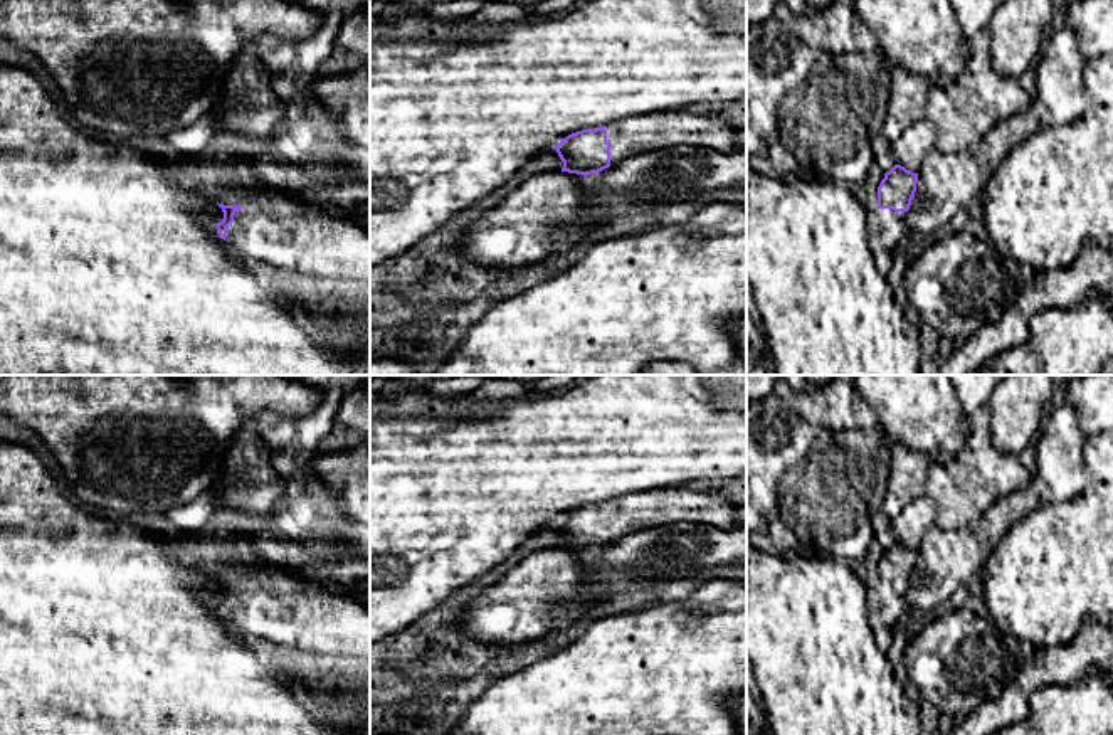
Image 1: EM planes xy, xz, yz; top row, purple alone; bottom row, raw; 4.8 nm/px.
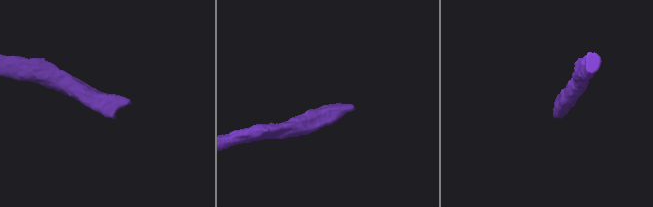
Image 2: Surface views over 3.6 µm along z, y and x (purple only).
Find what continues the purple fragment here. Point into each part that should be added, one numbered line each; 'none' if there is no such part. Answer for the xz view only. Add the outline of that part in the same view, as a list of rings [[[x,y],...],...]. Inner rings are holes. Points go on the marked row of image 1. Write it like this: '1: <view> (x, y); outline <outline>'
1: xz (629, 137); outline [[[715,108],[703,113],[674,109],[641,114],[610,123],[605,130],[610,165],[667,146],[708,146],[731,151],[743,145],[735,138],[741,128],[720,119]]]

